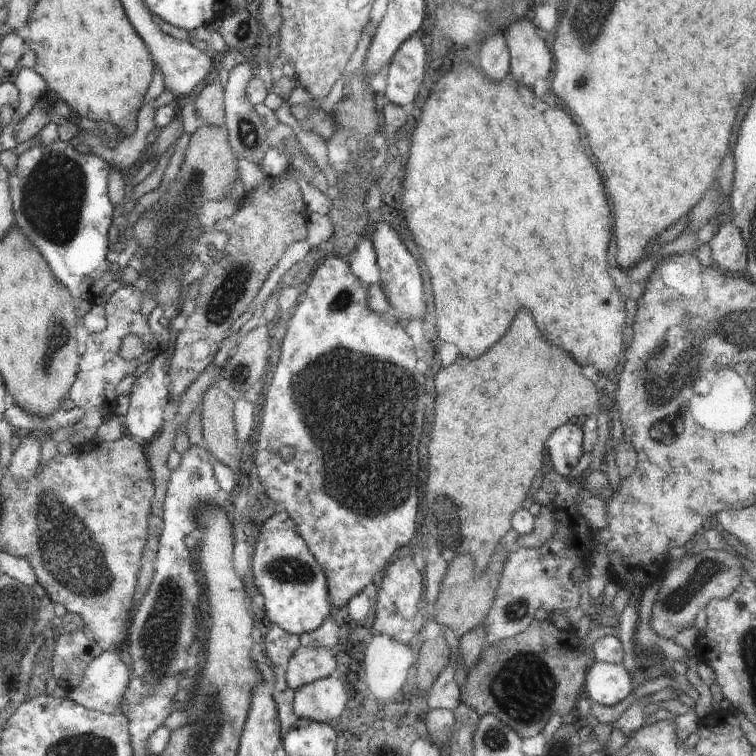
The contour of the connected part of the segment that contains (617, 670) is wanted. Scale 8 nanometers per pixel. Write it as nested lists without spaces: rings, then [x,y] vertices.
[[[597,661],[587,669],[583,693],[590,701],[599,702],[604,706],[614,706],[628,698],[634,689],[631,676],[623,663]]]

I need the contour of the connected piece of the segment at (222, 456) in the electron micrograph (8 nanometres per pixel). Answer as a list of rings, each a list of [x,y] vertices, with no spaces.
[[[214,385],[203,396],[200,415],[204,447],[222,464],[236,471],[242,444],[235,435],[234,409],[235,402]]]

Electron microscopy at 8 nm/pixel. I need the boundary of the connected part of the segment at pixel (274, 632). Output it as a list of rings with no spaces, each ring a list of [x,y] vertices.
[[[273,624],[265,635],[262,648],[269,663],[275,666],[286,666],[290,657],[300,645],[299,635],[290,634],[282,627]]]

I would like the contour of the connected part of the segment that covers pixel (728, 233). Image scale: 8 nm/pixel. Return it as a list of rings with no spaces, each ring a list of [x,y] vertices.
[[[731,221],[724,222],[711,241],[714,266],[730,275],[746,275],[747,248],[741,230]]]

